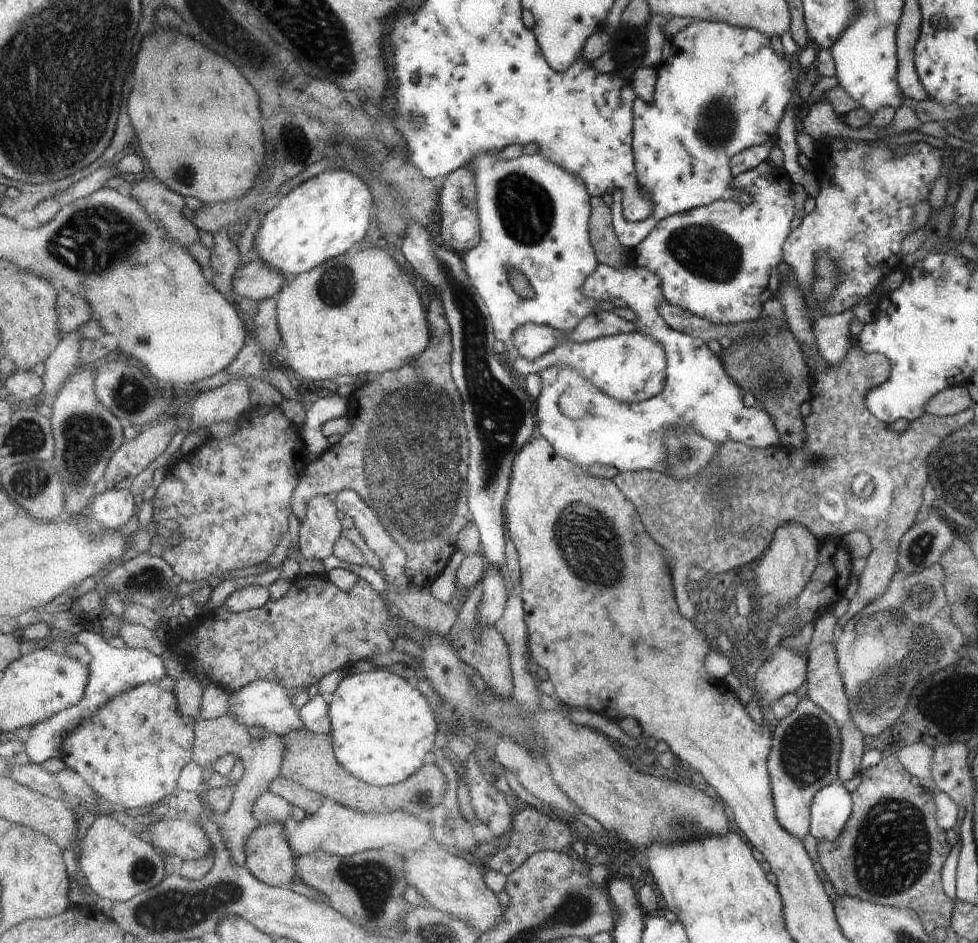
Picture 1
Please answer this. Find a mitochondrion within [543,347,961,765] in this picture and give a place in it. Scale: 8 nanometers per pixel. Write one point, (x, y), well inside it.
(877, 694)

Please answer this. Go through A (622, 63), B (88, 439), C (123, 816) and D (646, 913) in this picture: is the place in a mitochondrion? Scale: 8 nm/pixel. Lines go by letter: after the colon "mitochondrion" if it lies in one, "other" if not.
A: other
B: mitochondrion
C: other
D: other

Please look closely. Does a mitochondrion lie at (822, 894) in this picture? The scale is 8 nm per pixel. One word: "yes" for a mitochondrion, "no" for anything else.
no

